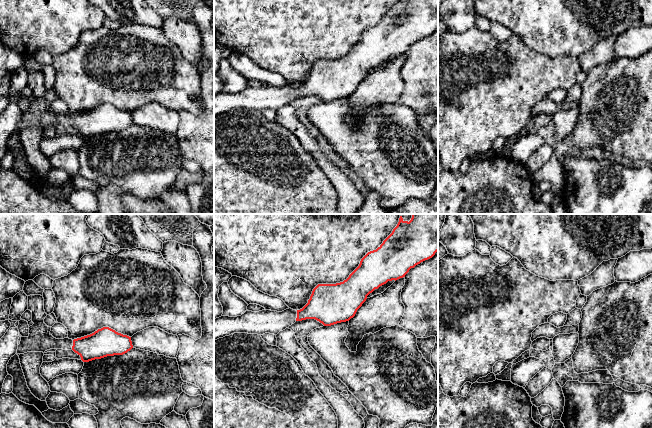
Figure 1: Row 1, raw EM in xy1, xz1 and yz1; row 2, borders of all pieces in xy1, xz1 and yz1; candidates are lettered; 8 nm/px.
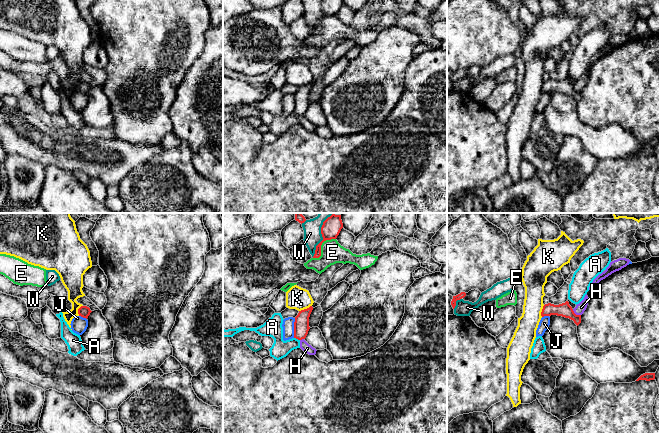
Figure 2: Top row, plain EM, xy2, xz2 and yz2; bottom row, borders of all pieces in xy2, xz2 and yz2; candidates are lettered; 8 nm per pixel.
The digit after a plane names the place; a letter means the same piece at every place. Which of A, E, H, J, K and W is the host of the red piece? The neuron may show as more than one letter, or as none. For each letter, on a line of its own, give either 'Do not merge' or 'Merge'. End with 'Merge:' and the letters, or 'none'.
A: Do not merge
E: Do not merge
H: Do not merge
J: Do not merge
K: Do not merge
W: Do not merge
Merge: none

